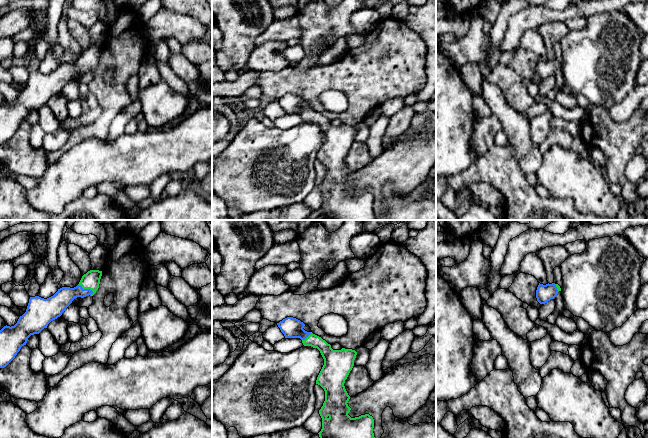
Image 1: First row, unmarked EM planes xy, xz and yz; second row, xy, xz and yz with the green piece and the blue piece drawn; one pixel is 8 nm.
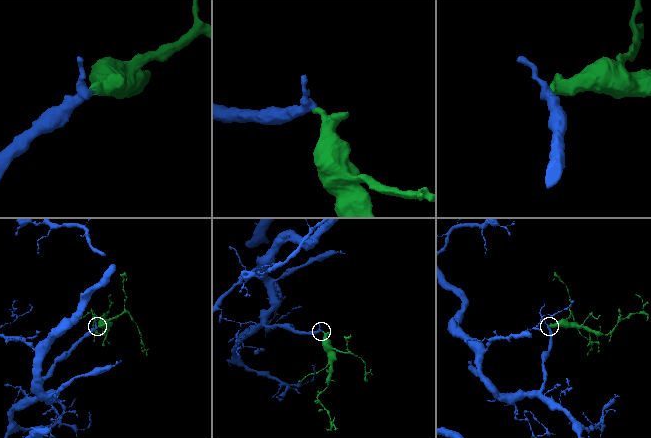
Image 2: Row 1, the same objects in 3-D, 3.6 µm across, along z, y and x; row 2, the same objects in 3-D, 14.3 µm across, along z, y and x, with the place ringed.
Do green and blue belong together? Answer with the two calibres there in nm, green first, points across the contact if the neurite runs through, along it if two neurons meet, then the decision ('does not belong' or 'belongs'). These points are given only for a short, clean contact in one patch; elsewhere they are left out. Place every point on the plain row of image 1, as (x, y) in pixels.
140 nm thick on the green side, 150 nm on the other; runs through xy (91, 56), (86, 64), (64, 72); belongs

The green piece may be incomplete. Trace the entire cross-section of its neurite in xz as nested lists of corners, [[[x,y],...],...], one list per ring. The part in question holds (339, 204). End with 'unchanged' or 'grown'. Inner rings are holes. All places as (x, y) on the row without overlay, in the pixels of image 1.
[[[287,93],[277,101],[285,114],[300,114],[304,122],[317,124],[324,135],[316,156],[325,167],[325,177],[319,186],[322,194],[320,216],[327,220],[380,220],[374,213],[372,192],[365,190],[351,194],[348,191],[350,172],[344,159],[354,142],[357,128],[345,124],[333,126],[321,113],[305,107],[305,100],[296,94]]] | grown

